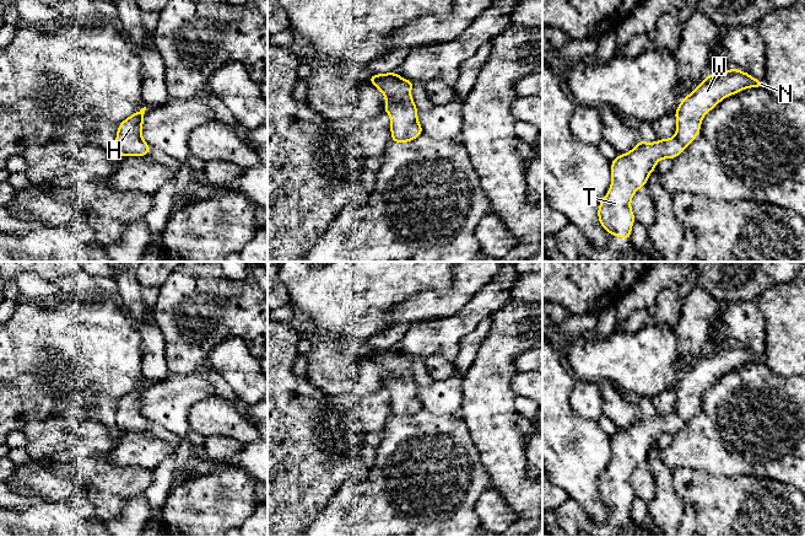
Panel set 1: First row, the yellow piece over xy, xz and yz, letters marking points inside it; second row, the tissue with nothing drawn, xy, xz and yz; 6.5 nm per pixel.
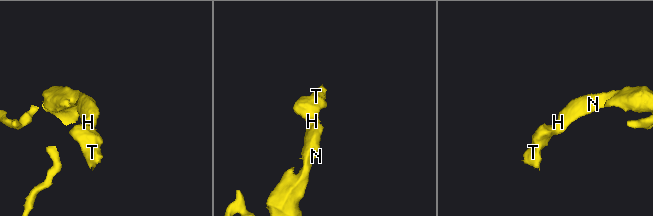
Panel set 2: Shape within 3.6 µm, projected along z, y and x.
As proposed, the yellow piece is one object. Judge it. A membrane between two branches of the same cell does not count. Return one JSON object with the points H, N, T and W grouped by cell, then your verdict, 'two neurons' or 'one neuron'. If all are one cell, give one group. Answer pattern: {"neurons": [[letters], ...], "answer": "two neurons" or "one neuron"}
{"neurons": [["H", "N", "T", "W"]], "answer": "one neuron"}

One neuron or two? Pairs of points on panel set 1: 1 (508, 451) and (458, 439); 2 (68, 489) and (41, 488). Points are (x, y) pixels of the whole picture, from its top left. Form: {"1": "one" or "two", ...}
{"1": "two", "2": "one"}

